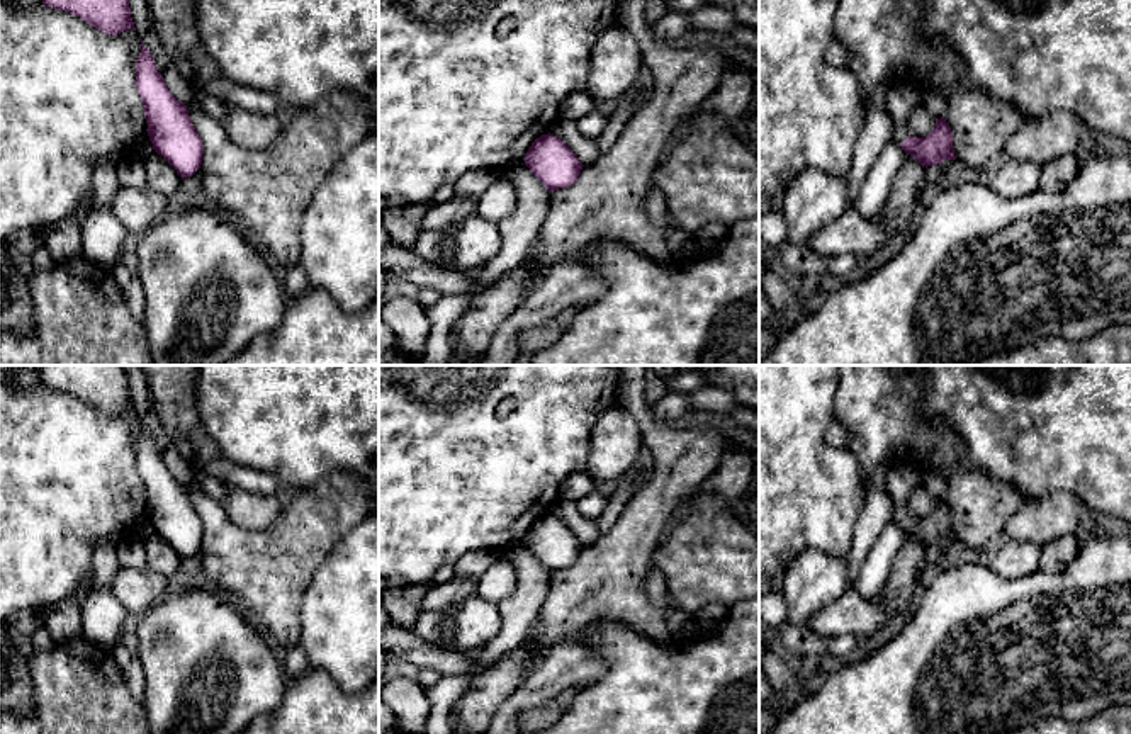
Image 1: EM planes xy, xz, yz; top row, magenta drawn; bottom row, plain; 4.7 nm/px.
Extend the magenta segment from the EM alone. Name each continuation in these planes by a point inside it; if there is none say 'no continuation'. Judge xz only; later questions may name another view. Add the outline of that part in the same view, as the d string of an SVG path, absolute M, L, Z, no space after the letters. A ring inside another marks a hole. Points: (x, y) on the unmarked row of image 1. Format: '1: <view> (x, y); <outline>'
no continuation

